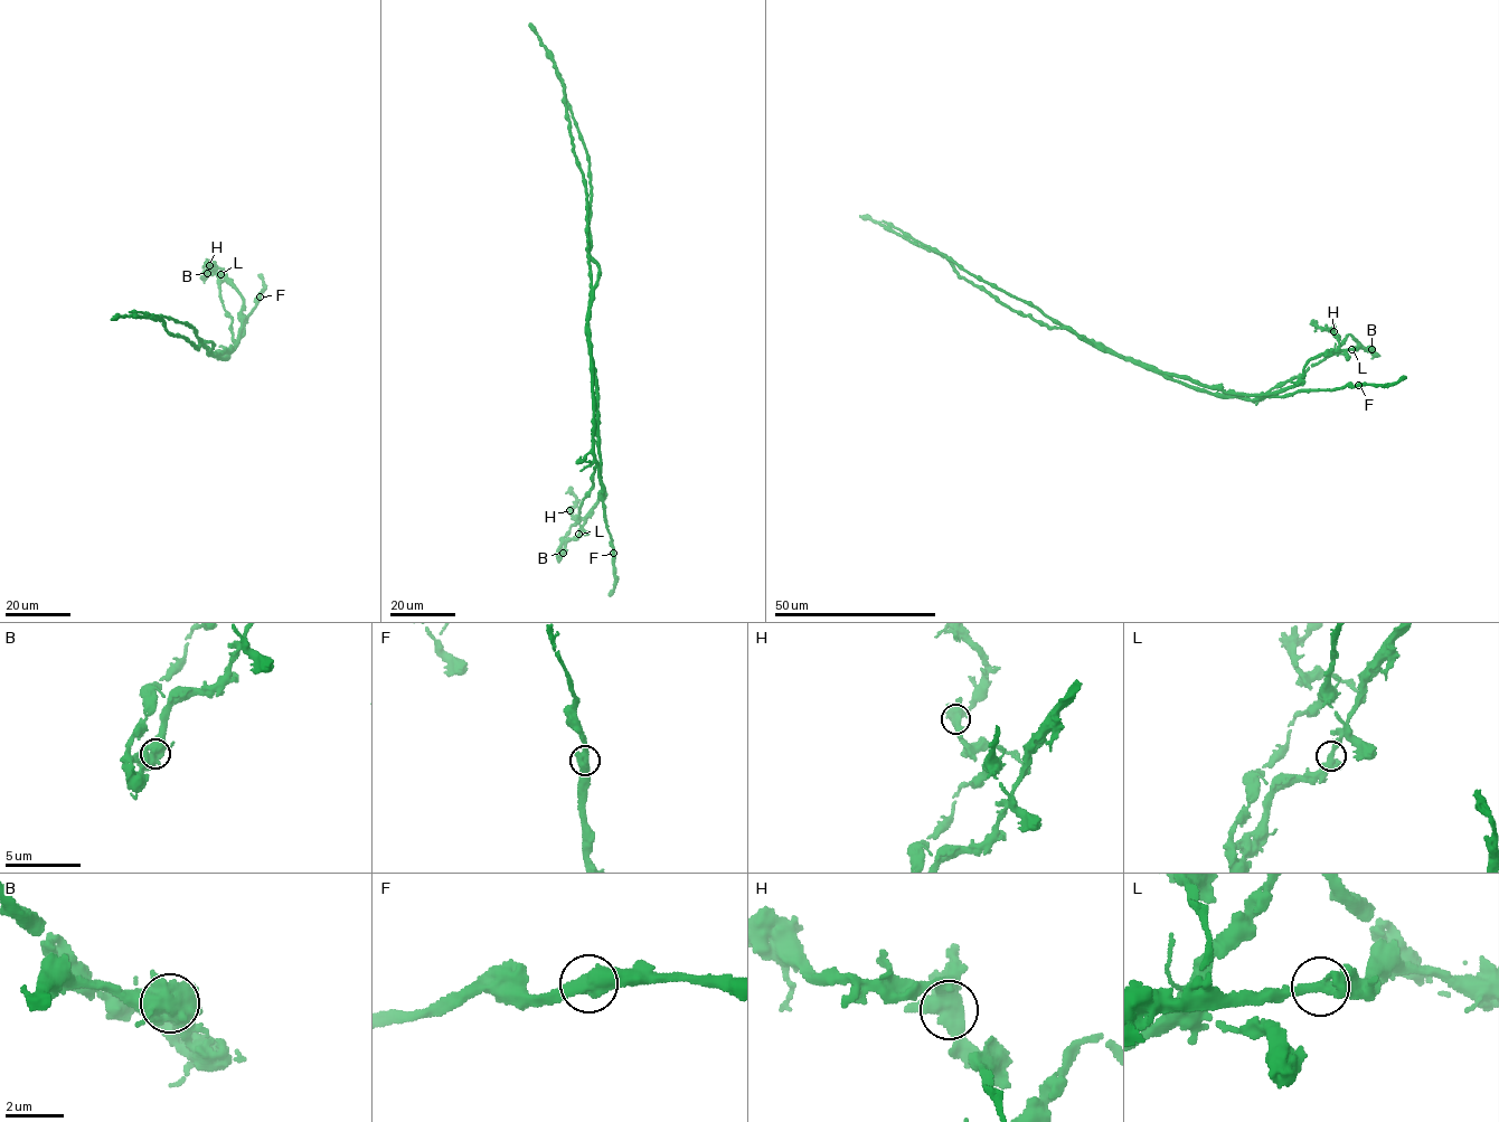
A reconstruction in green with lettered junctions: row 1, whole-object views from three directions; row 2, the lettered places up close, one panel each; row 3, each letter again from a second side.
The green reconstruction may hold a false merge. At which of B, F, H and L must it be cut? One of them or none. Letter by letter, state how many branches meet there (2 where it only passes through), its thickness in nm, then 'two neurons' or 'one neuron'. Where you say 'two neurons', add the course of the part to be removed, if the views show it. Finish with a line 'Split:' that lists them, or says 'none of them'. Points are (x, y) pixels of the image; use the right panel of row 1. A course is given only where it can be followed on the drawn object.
B: 4 | 700 nm | two neurons | (1372, 349), (1348, 335), (1332, 354), (1262, 397), (1217, 396), (1083, 339), (882, 220)
F: 2 | 600 nm | one neuron
H: 3 | 500 nm | one neuron
L: 3 | 320 nm | one neuron
Split: B

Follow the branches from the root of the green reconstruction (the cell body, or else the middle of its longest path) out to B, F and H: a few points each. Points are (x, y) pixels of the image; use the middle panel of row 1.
B: (588, 309), (588, 341), (596, 388), (601, 494), (604, 494), (586, 517), (580, 534), (566, 543), (563, 553)
F: (588, 309), (588, 341), (597, 405), (599, 478), (614, 553)
H: (588, 309), (588, 341), (596, 388), (601, 494), (604, 494), (585, 521), (573, 517), (571, 510)

